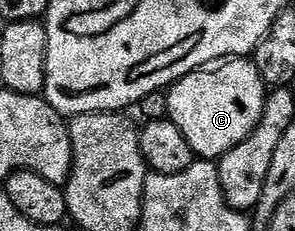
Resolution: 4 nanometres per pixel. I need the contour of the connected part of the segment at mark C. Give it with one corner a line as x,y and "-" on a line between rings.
229,58
211,70
186,74
166,92
167,119
182,130
193,153
201,160
219,161
258,126
264,109
266,85
258,66
248,58

